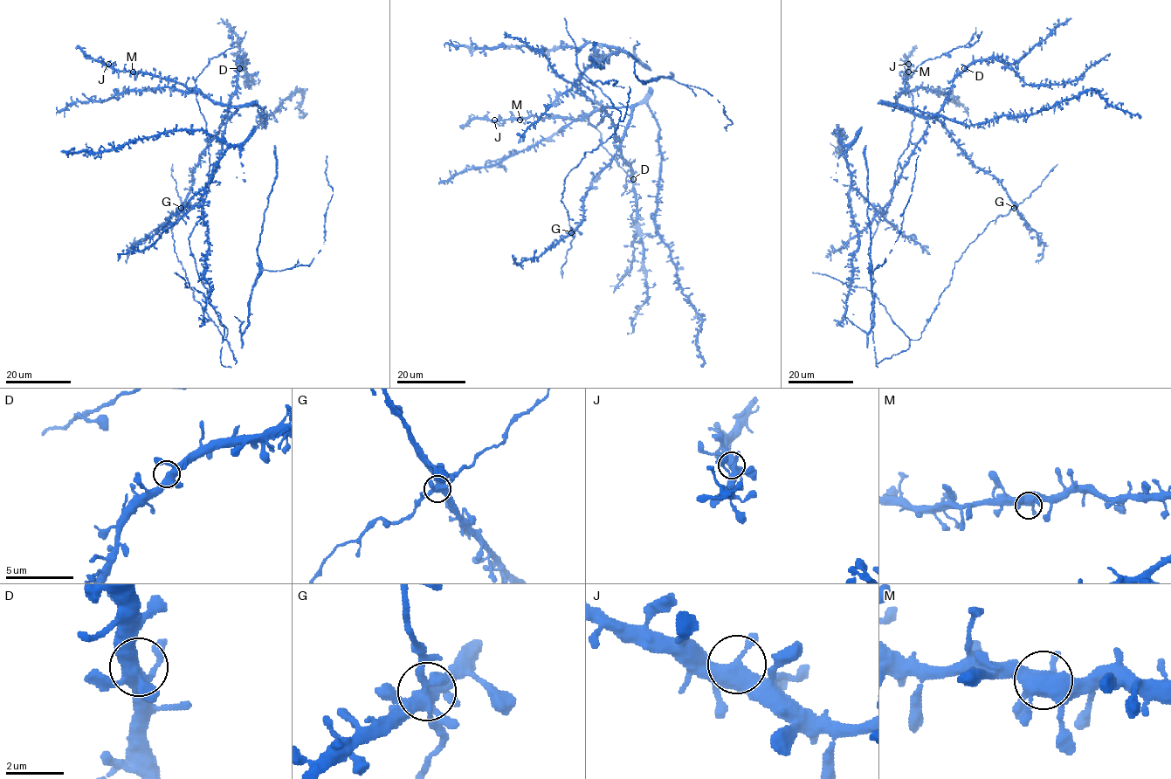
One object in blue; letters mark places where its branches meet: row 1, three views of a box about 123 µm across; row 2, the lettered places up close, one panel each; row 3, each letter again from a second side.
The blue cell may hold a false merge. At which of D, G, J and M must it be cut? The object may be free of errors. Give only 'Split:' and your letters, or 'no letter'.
Split: no letter

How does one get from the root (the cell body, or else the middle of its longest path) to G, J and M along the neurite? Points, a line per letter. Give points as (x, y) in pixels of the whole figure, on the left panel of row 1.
G: (223, 139), (227, 118), (193, 169), (191, 189), (182, 208)
J: (223, 139), (226, 121), (237, 111), (235, 106), (213, 104), (173, 81), (113, 69), (108, 64)
M: (223, 139), (226, 121), (237, 111), (235, 106), (213, 104), (198, 93), (173, 81), (133, 72)

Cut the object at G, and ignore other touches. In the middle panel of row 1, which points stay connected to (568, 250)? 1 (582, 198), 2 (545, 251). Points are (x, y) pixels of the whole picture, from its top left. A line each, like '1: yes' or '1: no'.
1: no
2: no

